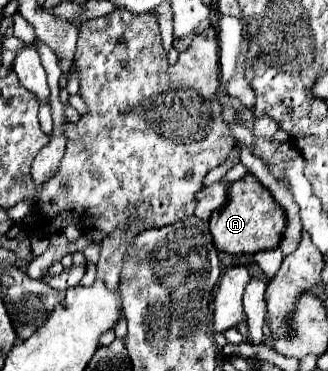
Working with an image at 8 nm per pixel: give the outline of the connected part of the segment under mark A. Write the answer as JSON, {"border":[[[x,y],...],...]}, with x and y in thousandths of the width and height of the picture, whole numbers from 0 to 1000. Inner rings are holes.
{"border":[[[768,469],[720,485],[695,507],[695,539],[640,588],[640,625],[652,658],[677,679],[701,685],[780,685],[799,674],[848,668],[860,625],[872,615],[872,577],[860,555],[829,534],[823,512]]]}

